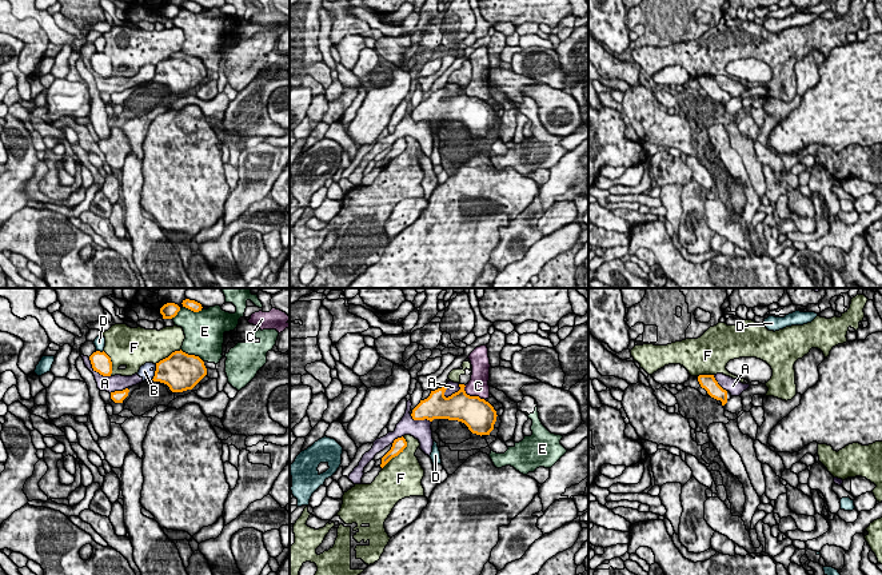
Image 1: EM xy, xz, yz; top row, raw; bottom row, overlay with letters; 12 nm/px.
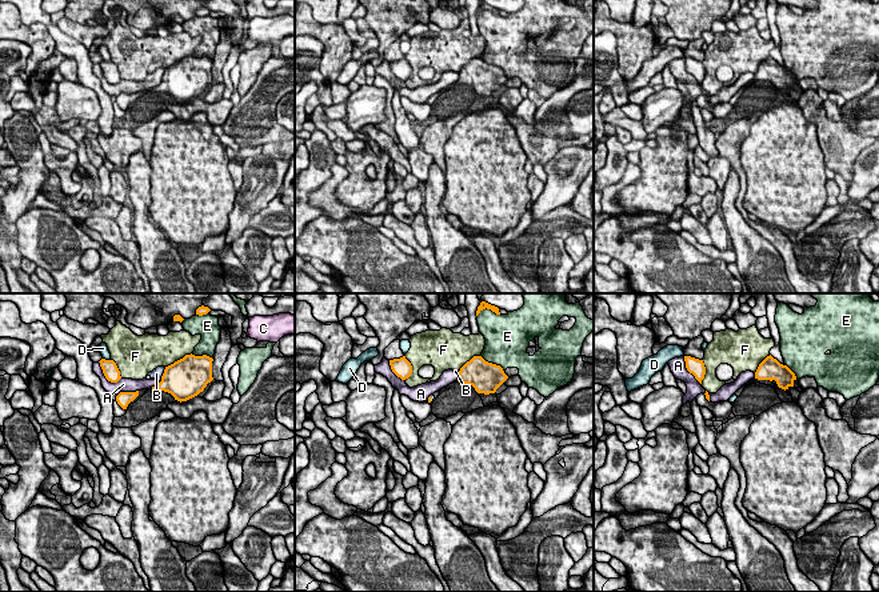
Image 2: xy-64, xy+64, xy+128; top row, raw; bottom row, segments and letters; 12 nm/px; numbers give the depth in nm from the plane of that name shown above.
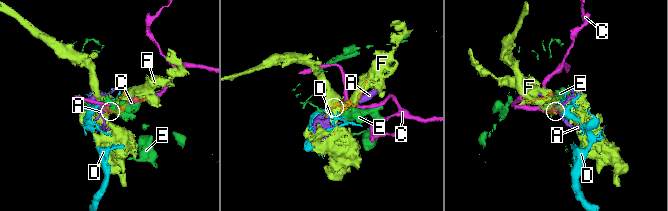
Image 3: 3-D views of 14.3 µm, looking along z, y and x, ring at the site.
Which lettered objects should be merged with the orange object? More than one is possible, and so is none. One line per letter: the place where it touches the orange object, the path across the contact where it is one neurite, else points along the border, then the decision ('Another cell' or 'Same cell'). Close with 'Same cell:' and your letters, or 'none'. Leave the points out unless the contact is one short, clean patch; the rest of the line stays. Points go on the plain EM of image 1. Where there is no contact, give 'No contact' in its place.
A: Touches orange at xz (453, 95). Another cell
B: Touches orange at xy (155, 74). Boundary: xy (156, 66), (151, 80). Another cell
C: Touches orange at xz (473, 98). Another cell
D: Touches orange at xy (99, 52). Same cell
E: Touches orange at xy (192, 56). Another cell
F: Touches orange at xz (398, 155). Another cell
Same cell: D

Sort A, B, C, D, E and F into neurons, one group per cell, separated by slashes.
A B / C / D / E / F

